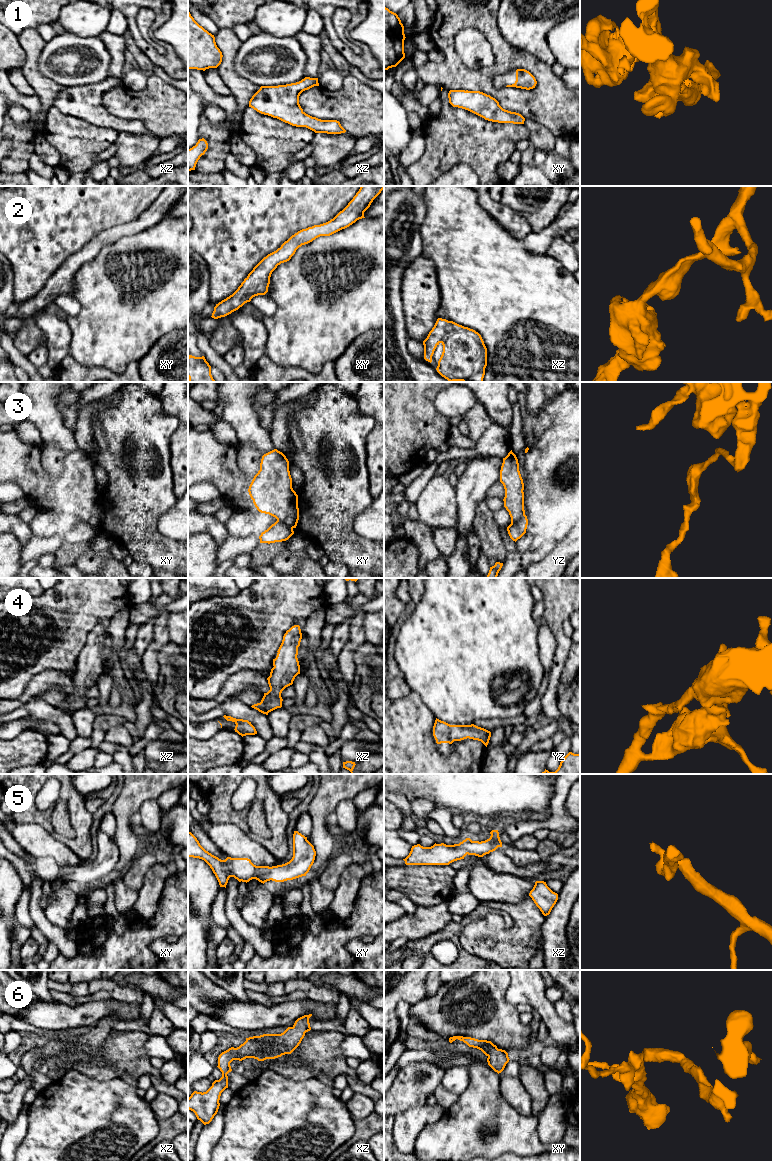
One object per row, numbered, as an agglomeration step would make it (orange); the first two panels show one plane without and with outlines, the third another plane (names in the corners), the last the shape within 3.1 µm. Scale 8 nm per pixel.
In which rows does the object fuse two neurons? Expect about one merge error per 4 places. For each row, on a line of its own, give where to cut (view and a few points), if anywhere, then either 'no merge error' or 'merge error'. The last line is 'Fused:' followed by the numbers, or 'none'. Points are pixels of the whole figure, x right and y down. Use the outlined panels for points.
1: no cut; no merge error
2: no cut; no merge error
3: cut in xy along (277, 520), (292, 528); merge error
4: no cut; no merge error
5: no cut; no merge error
6: no cut; no merge error
Fused: 3

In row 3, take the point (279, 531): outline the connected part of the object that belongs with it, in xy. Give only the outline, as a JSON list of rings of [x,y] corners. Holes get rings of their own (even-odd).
[[[276,521],[259,536],[260,543],[275,543],[288,540],[294,534],[293,528]]]

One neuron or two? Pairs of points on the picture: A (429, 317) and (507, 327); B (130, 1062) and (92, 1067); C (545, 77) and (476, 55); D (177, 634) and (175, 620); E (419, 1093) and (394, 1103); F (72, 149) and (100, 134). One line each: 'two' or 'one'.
A: two
B: one
C: two
D: one
E: one
F: one

